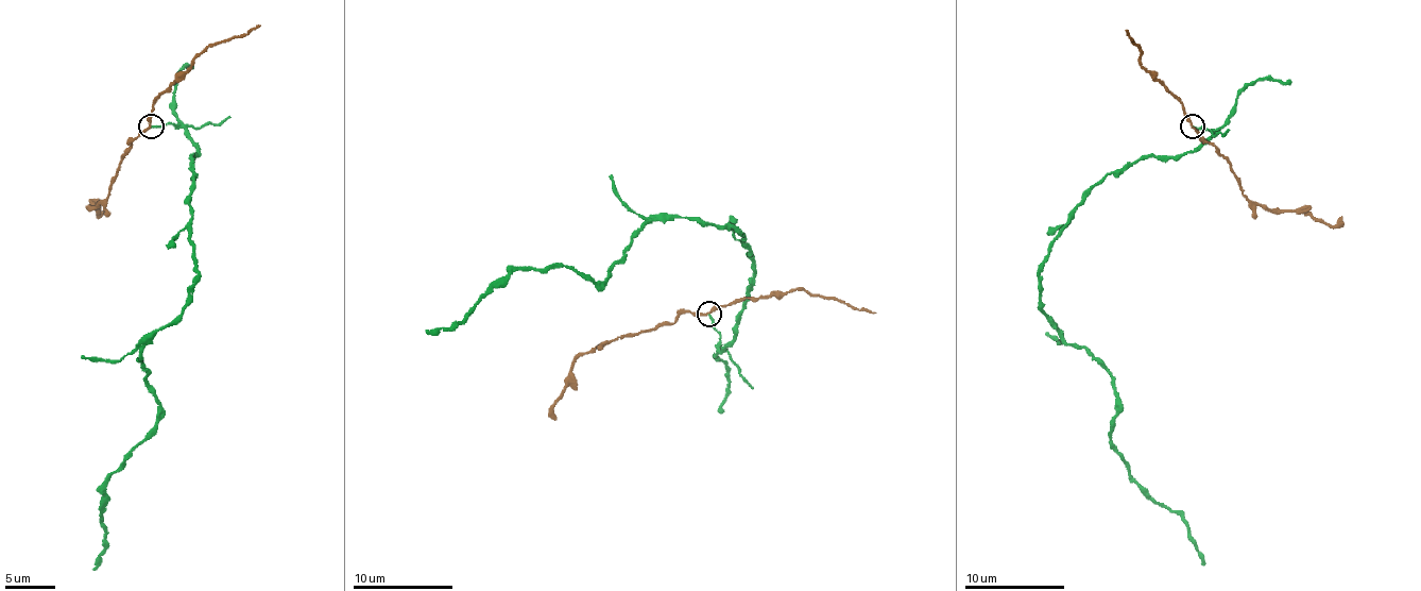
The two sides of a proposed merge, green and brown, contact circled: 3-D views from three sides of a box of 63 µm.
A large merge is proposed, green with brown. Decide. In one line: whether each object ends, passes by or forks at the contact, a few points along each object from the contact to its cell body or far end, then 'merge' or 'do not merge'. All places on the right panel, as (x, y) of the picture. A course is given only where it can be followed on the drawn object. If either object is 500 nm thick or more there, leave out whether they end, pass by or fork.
green ends there; brown passes by; green runs (1193, 125), (1212, 134), (1077, 207), (1039, 291), (1106, 371), (1130, 478), (1204, 563); brown runs (1191, 125), (1229, 162), (1244, 196), (1271, 208), (1306, 212), (1334, 224), (1341, 222); do not merge

